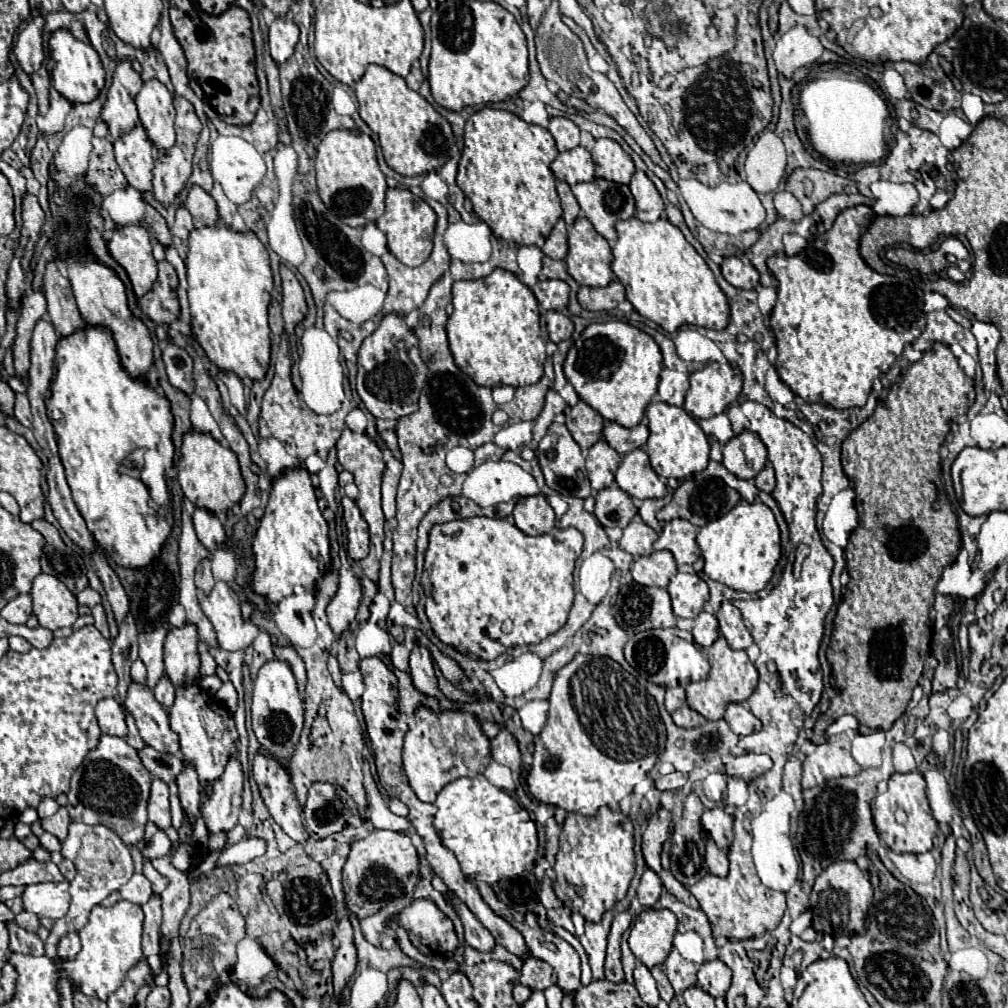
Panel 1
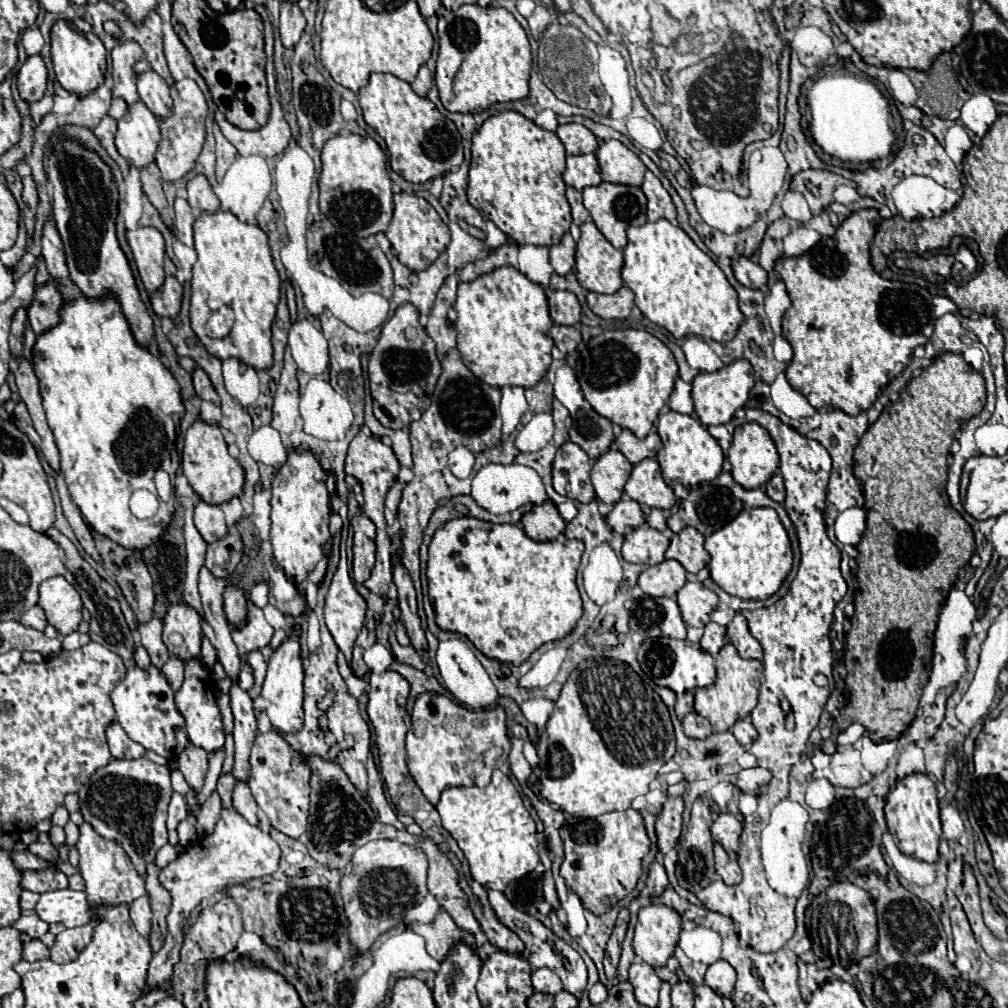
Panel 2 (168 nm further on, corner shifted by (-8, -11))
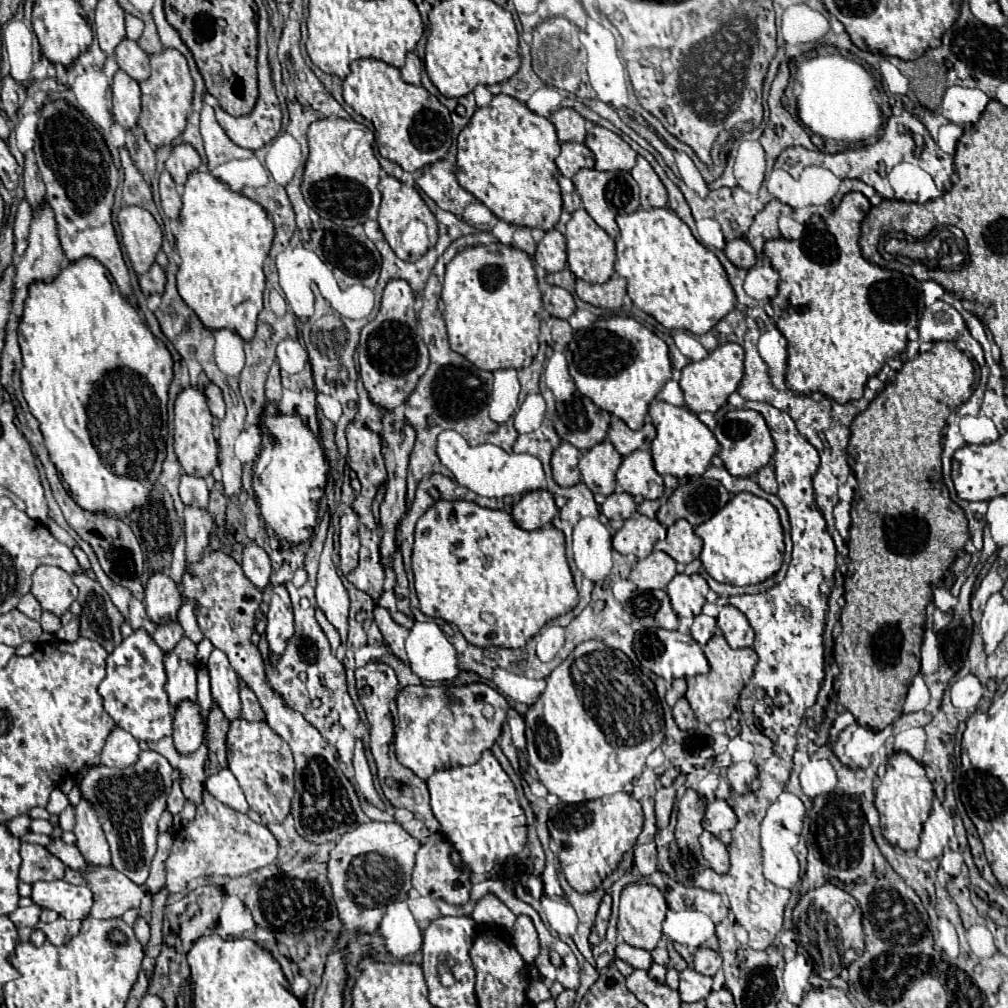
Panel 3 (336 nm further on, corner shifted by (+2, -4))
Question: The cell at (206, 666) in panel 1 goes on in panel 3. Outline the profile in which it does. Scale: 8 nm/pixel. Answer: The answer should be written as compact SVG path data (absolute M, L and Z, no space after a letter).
M182 605L182 609L178 611L178 621L184 629L184 635L194 641L194 643L200 643L204 639L200 627L198 627L198 621L196 621L196 615L194 615L194 607L192 605Z

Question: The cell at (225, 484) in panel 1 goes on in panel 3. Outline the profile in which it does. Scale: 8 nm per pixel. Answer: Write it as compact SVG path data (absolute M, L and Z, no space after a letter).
M184 389L174 407L174 449L180 461L180 467L186 475L192 477L208 477L218 467L218 443L212 435L212 413L208 409L204 393L198 389Z

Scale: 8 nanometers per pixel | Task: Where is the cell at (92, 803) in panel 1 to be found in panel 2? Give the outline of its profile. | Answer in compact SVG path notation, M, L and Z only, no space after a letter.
M148 758L112 760L108 766L94 772L94 776L78 790L78 796L84 820L106 840L120 844L136 872L146 878L146 866L154 862L156 852L168 842L166 808L172 796L170 768L154 764Z

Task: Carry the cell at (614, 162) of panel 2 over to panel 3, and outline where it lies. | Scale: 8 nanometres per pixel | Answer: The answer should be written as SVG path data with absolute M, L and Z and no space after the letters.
M594 125L586 133L586 147L596 155L598 171L630 171L636 165L636 151L600 125Z

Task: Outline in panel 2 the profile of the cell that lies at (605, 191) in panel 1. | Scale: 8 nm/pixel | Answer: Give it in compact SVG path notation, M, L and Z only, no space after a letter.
M600 182L598 186L584 188L582 194L584 194L584 206L588 208L594 224L606 236L606 240L616 248L624 248L628 244L626 238L628 226L640 226L646 222L646 196L638 186Z

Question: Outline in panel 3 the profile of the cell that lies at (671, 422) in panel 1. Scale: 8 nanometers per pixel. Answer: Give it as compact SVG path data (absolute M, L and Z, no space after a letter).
M666 401L650 403L652 425L656 427L656 439L652 443L652 459L654 469L660 475L674 475L678 479L704 475L712 457L718 453L718 441L712 431L698 421L698 417L686 407L674 407Z

